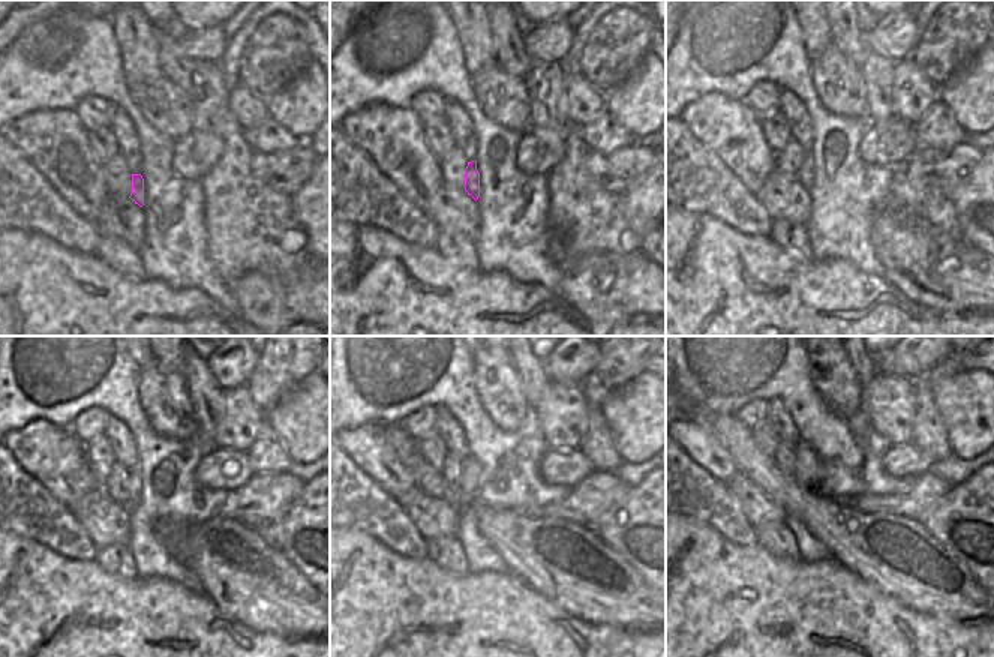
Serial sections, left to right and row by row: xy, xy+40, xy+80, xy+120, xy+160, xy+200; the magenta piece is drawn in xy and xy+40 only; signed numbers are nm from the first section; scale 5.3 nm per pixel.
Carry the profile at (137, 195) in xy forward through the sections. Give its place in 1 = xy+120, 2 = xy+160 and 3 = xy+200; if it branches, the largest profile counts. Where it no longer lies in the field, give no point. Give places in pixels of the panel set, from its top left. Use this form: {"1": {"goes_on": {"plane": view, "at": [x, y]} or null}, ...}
{"1": {"goes_on": {"plane": "xy+120", "at": [134, 476]}}, "2": {"goes_on": {"plane": "xy+160", "at": [470, 467]}}, "3": {"goes_on": {"plane": "xy+200", "at": [807, 467]}}}

